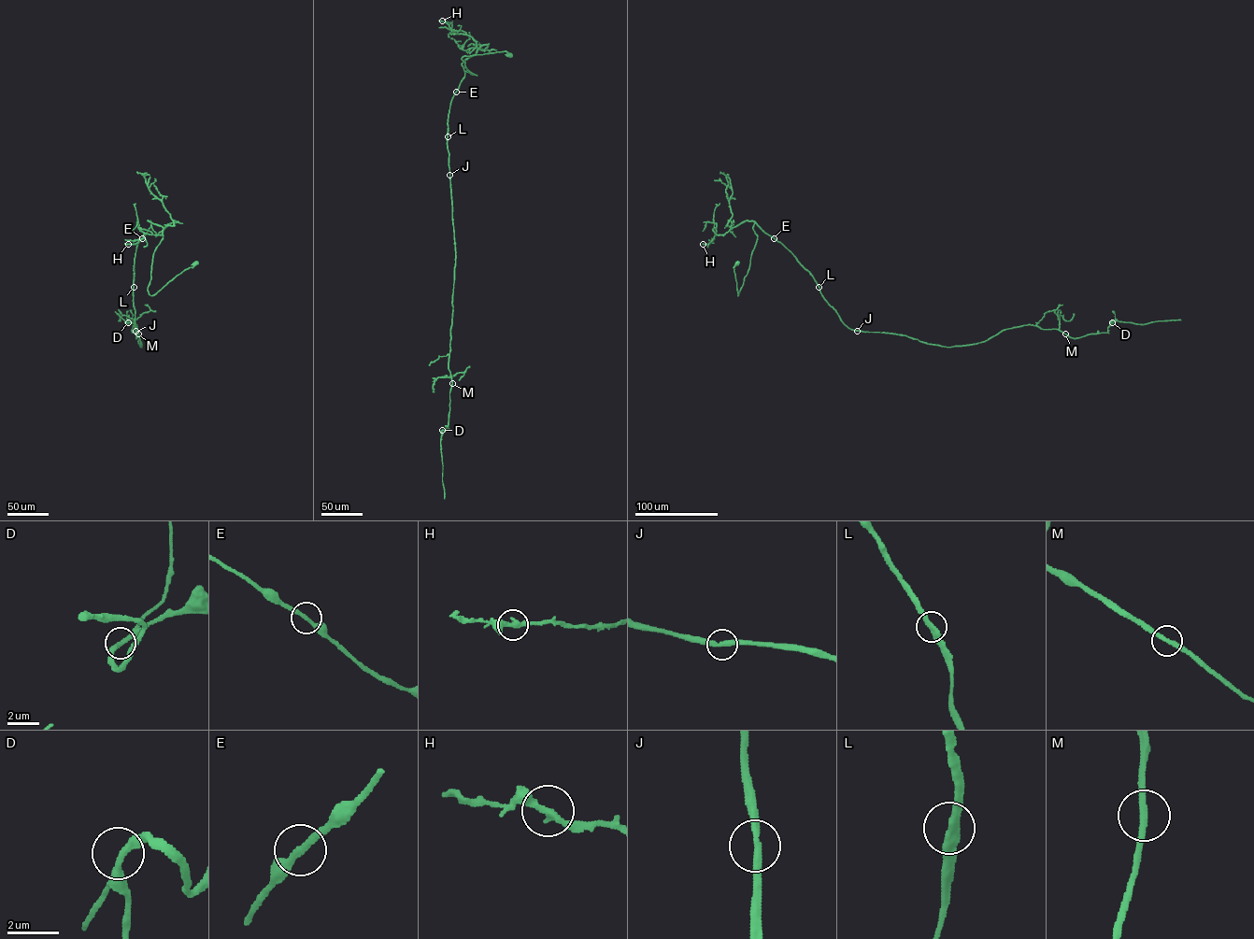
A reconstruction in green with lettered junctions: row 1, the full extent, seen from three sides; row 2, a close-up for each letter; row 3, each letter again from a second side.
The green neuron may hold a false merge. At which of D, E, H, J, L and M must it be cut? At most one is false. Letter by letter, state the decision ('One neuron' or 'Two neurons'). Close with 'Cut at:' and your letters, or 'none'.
D: One neuron
E: One neuron
H: One neuron
J: One neuron
L: One neuron
M: One neuron
Cut at: none

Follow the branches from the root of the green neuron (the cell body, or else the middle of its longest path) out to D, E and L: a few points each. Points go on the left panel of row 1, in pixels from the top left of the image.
D: (195, 263), (150, 295), (163, 237), (150, 222), (134, 260), (141, 347), (128, 322)
E: (195, 263), (150, 295), (148, 287), (153, 255), (163, 235), (152, 230), (150, 222), (142, 238)
L: (195, 263), (150, 295), (148, 287), (153, 255), (163, 237), (152, 230), (150, 222), (136, 247), (134, 287)

